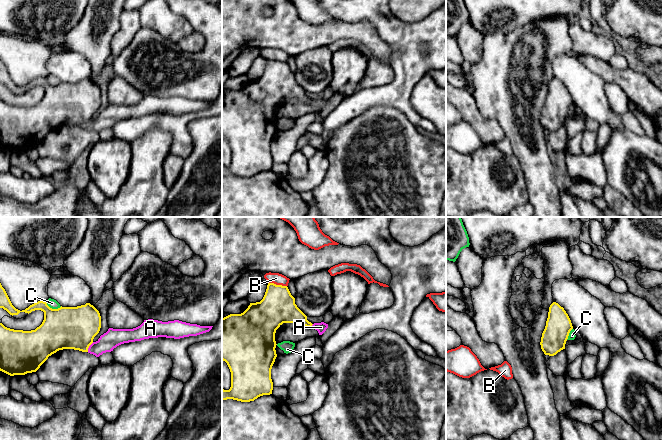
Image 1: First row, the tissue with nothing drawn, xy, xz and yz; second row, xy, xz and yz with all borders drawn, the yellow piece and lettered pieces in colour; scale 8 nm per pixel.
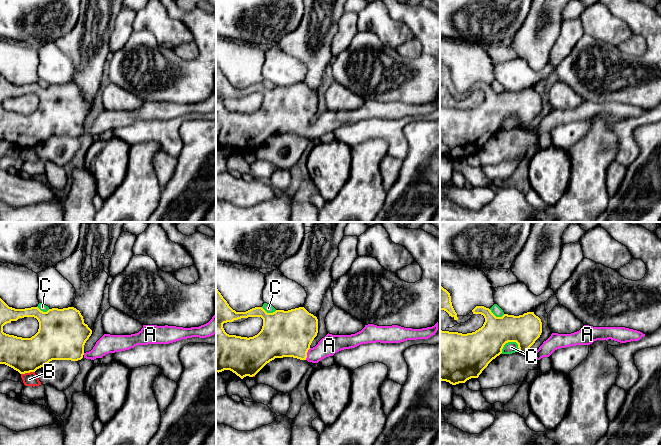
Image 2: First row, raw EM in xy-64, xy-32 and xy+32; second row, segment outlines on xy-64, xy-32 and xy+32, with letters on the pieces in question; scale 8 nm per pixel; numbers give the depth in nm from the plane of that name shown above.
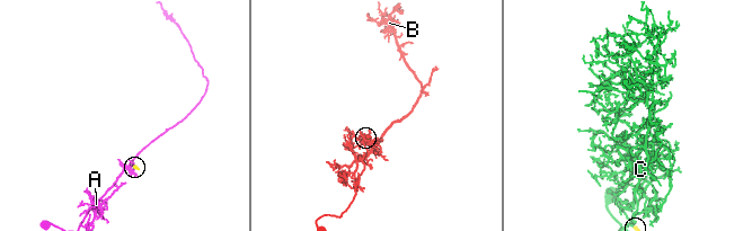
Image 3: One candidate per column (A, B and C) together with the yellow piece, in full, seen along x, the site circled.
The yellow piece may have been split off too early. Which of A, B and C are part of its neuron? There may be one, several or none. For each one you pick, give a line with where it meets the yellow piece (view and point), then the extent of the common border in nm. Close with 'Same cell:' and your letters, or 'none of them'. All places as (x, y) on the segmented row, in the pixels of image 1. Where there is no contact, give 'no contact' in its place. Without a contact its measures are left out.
A: contact xy (88, 347); length 90 nm
Same cell: A

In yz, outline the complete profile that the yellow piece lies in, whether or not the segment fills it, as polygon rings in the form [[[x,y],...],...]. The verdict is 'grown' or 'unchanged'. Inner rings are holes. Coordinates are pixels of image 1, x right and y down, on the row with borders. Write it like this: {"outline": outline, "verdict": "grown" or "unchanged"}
{"outline": [[[558,303],[549,307],[548,318],[541,337],[541,349],[545,355],[554,356],[565,349],[570,331],[573,329],[571,320]]], "verdict": "unchanged"}

